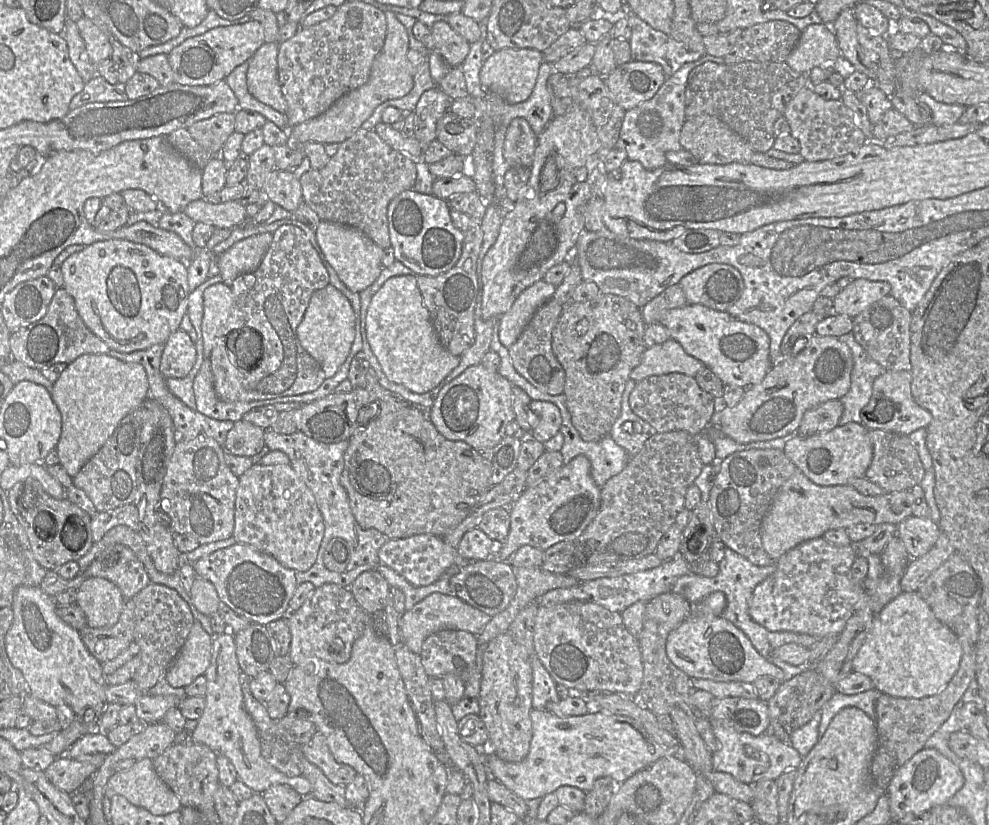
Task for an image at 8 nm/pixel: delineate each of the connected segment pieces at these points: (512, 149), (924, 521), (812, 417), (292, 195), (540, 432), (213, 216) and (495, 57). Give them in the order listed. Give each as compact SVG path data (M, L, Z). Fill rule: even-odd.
M514 118L506 131L503 155L510 167L531 167L538 135L524 118Z
M911 515L897 525L896 534L904 543L910 558L915 559L928 553L941 531L932 519Z
M839 399L826 401L807 410L796 434L807 437L835 428L839 425L843 410L843 404Z
M273 169L265 180L263 192L276 205L290 212L304 201L299 179L288 170Z
M532 400L530 410L532 415L532 429L528 436L544 443L560 431L562 424L561 413L554 403Z
M206 198L190 202L183 213L195 223L205 223L216 229L234 229L247 222L247 211L240 201L212 204Z
M535 49L497 50L484 61L480 71L480 83L485 90L500 95L507 104L521 103L531 95L543 62L543 53Z

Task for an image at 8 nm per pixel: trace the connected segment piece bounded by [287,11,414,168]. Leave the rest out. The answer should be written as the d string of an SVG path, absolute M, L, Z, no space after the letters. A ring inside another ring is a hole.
M385 11L387 33L380 53L372 63L371 72L366 83L344 94L321 115L292 127L287 145L293 151L292 167L296 168L306 156L305 142L322 144L342 143L351 137L382 103L407 95L413 88L414 79L407 59L409 38L407 29L396 18L395 13Z

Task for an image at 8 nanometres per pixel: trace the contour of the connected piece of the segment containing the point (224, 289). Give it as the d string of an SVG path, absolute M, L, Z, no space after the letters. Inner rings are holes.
M216 283L203 293L202 334L204 359L210 358L217 338L225 326L233 307L234 297L231 287L225 283Z

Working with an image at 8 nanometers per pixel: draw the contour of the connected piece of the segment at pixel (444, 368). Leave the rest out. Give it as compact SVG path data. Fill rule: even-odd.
M415 275L389 278L372 296L366 314L366 336L385 376L412 392L422 394L435 388L460 362L440 343Z

